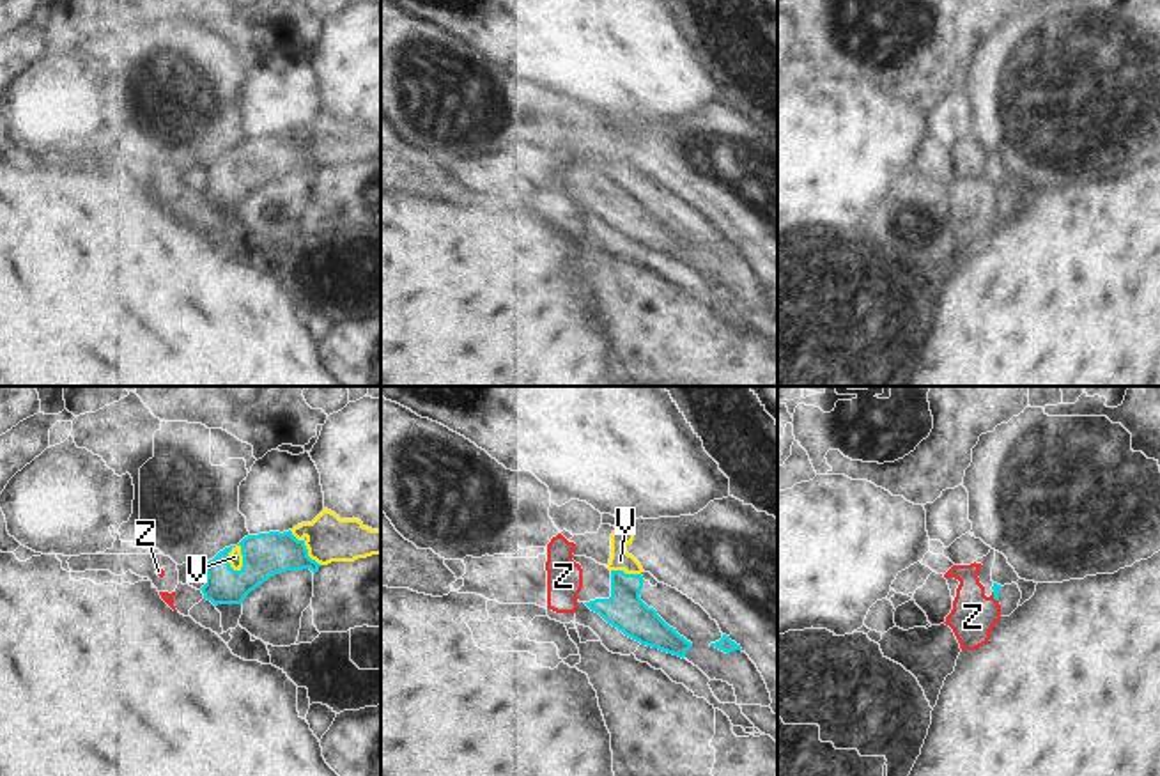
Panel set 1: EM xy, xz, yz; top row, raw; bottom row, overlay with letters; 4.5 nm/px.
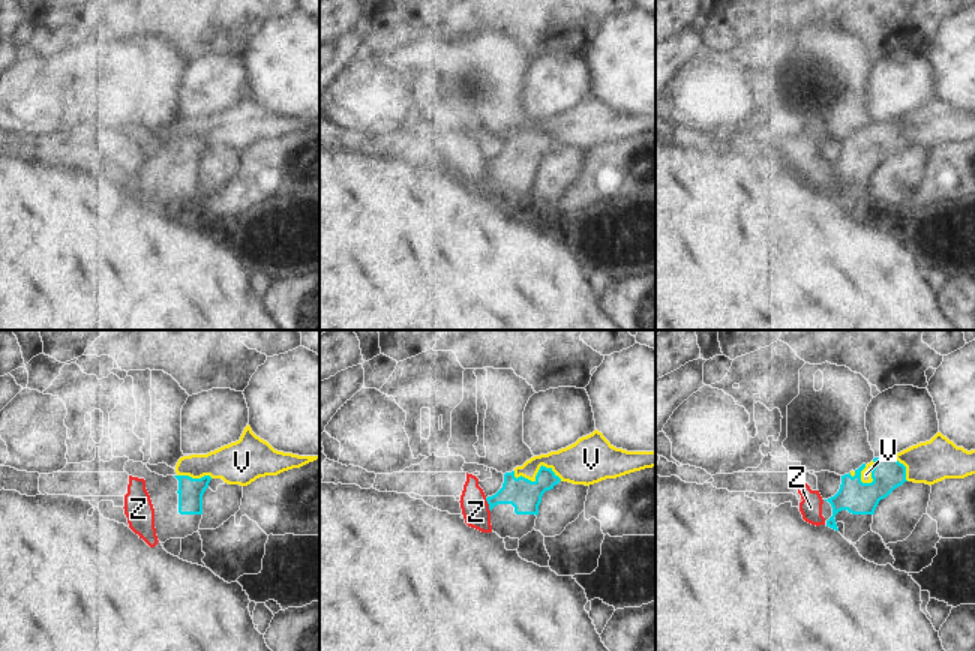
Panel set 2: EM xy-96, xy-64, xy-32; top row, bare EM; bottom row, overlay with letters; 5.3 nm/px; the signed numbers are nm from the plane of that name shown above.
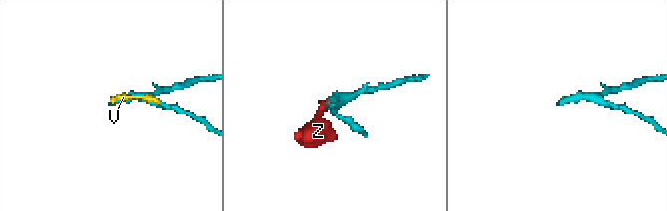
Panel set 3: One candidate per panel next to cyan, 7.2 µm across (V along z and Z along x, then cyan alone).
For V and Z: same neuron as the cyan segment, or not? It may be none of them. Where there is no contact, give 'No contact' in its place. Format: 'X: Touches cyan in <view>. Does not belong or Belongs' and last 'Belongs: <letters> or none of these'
V: Touches cyan in xy. Does not belong
Z: Touches cyan in yz. Belongs
Belongs: Z

